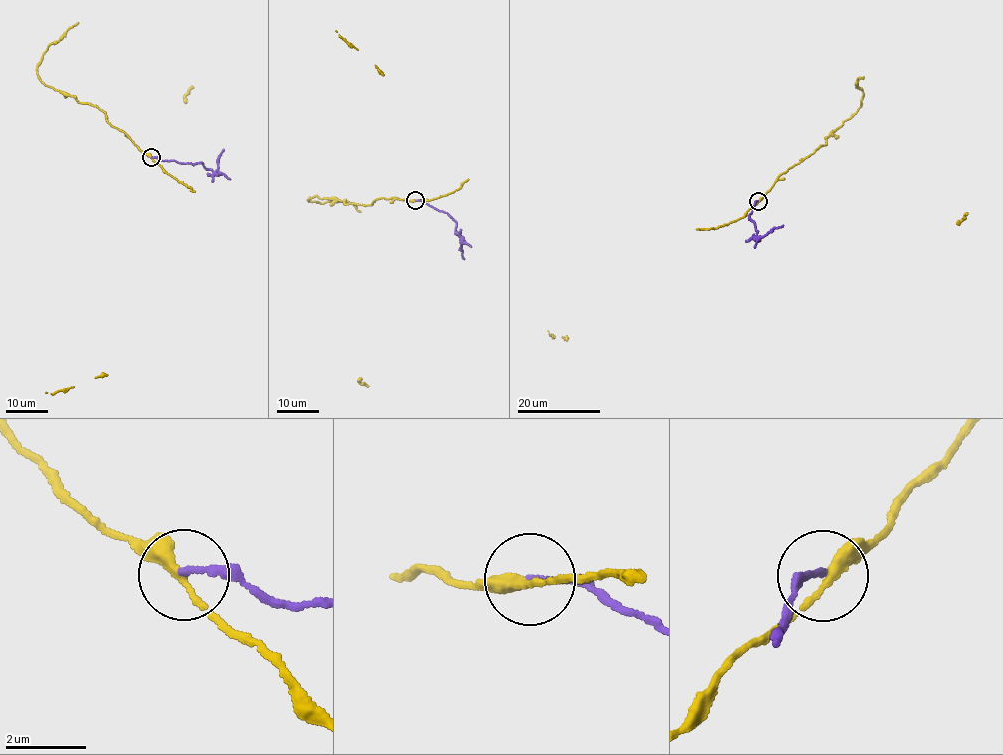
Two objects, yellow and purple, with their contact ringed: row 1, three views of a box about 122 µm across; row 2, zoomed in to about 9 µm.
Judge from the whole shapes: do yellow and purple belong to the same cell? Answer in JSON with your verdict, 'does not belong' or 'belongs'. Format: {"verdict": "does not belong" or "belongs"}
{"verdict": "does not belong"}

